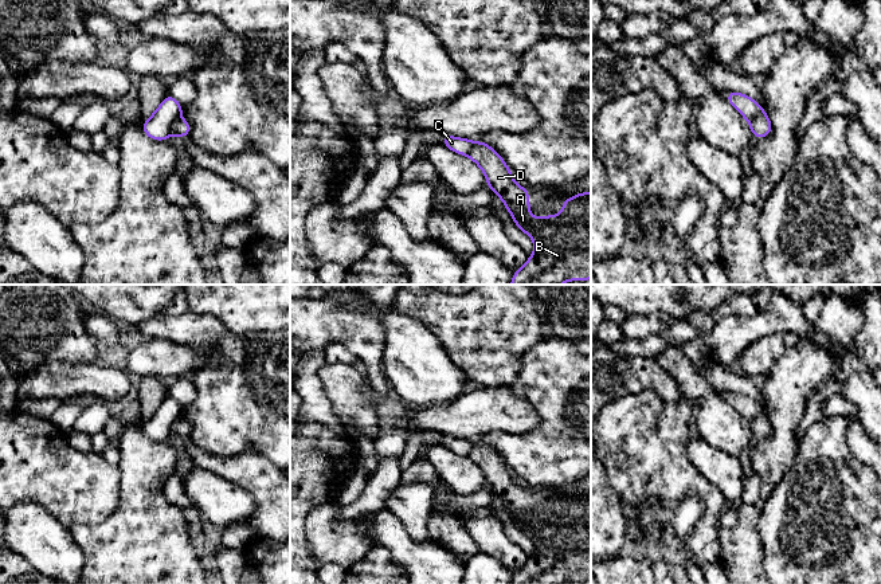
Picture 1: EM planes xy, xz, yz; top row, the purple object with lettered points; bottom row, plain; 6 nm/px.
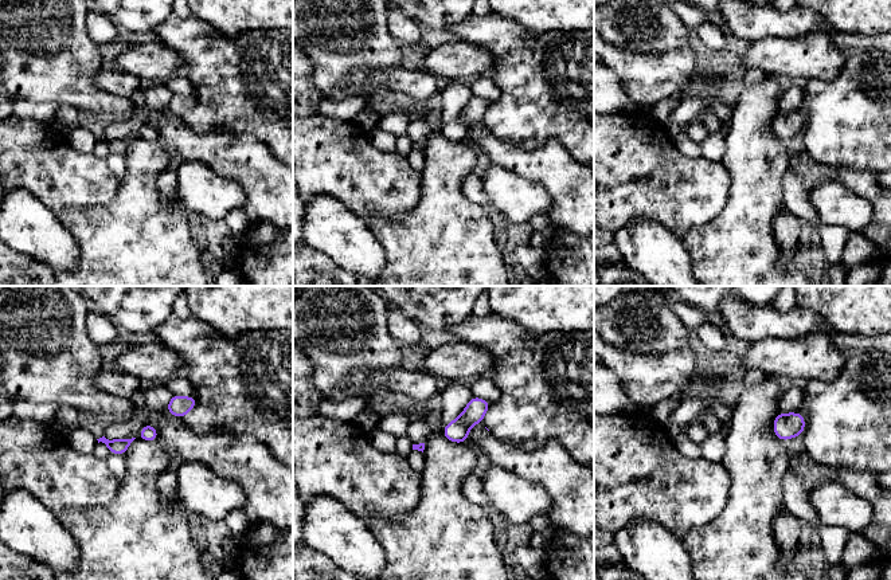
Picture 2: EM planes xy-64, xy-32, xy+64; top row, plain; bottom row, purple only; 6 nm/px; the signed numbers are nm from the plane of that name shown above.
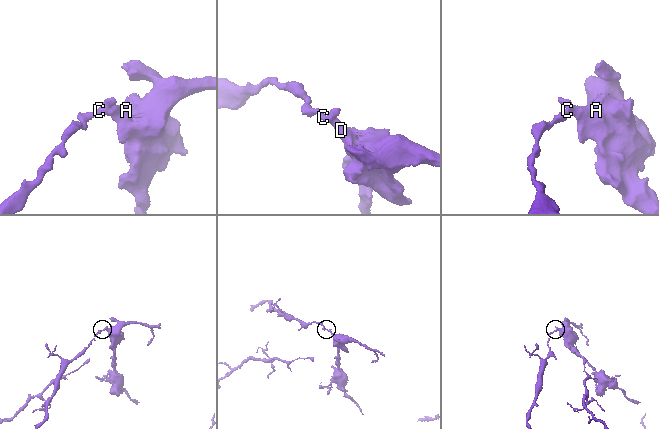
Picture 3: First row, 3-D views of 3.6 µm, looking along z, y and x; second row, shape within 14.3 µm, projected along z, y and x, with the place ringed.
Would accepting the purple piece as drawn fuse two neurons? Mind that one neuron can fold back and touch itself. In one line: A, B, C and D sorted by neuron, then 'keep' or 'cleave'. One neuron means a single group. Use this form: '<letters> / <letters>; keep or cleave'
A B D / C; cleave

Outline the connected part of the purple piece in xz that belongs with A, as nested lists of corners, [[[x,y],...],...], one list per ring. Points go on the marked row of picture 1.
[[[478,141],[469,157],[482,169],[486,184],[504,201],[516,226],[535,243],[535,252],[513,273],[510,285],[591,279],[591,192],[564,199],[560,215],[533,217],[529,191],[513,180],[509,166],[492,146]]]

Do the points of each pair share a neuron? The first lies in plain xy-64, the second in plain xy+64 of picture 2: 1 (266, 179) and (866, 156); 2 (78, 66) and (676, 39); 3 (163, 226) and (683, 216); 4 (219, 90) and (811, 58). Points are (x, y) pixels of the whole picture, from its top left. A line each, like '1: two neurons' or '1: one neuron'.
1: two neurons
2: one neuron
3: two neurons
4: two neurons

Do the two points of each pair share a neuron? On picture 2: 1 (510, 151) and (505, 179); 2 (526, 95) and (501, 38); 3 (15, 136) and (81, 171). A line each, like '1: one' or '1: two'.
1: two
2: one
3: one

